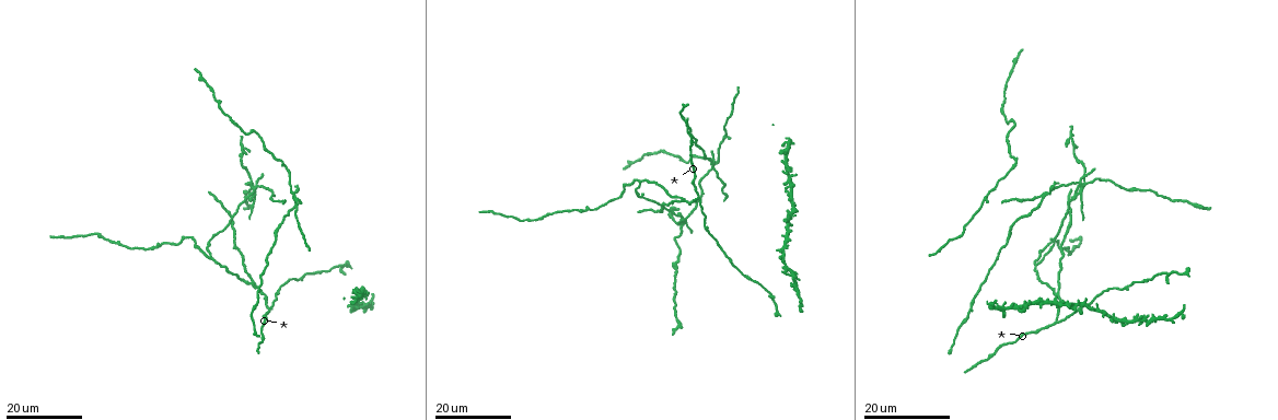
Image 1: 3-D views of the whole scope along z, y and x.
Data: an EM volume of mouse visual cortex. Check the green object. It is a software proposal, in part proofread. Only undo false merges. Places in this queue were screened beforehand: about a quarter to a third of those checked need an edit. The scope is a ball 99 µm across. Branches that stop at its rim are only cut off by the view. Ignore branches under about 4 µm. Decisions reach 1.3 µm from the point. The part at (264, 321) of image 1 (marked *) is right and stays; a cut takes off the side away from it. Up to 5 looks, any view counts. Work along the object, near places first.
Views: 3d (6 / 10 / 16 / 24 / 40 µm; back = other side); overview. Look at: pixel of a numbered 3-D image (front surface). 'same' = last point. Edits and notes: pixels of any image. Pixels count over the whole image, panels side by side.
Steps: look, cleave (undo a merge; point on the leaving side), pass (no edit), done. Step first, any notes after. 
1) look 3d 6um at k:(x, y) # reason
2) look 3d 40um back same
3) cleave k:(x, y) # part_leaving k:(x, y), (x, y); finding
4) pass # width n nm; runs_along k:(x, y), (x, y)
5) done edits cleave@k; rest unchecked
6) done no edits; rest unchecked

look 3d 24um at 1:(255, 189) # four or more arms meet

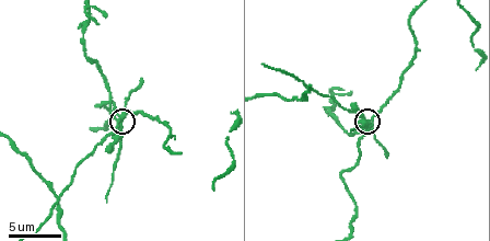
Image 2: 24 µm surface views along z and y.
look 3d 10um at 2:(125, 116)

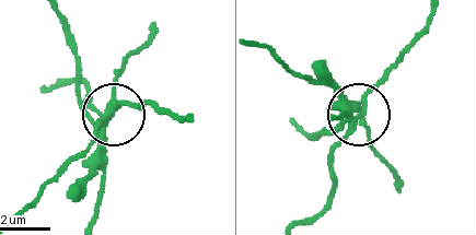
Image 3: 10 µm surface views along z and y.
cleave 3:(94, 107) # arms 5; part_leaving 3:(360, 112), (333, 160), (331, 197), (323, 210), (303, 219); two neurons meet here

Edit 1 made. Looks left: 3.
look overview

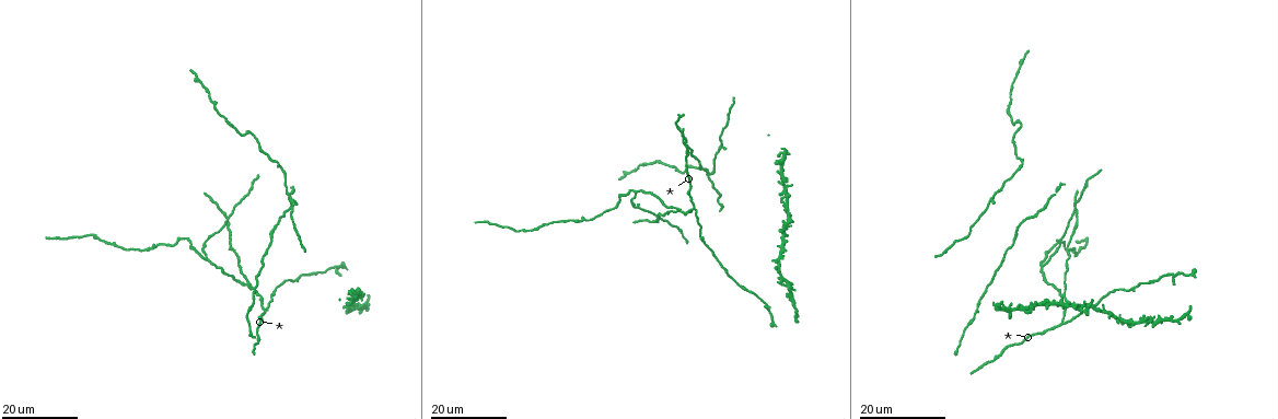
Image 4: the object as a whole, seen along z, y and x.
look 3d 16um at 4:(1042, 267) # a fork

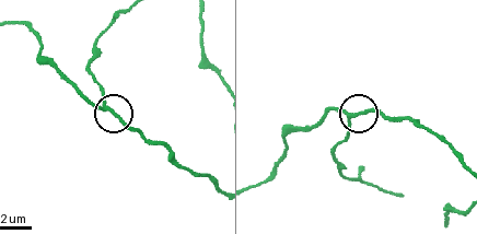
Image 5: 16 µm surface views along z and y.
look 3d 10um at 5:(104, 108)

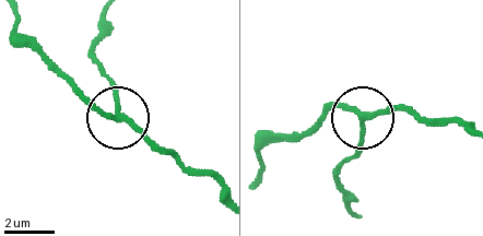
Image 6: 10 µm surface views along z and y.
pass # side_arm 34 um; arms 3; all the same neuron

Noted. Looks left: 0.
done edits cleave@3; rest unchecked

